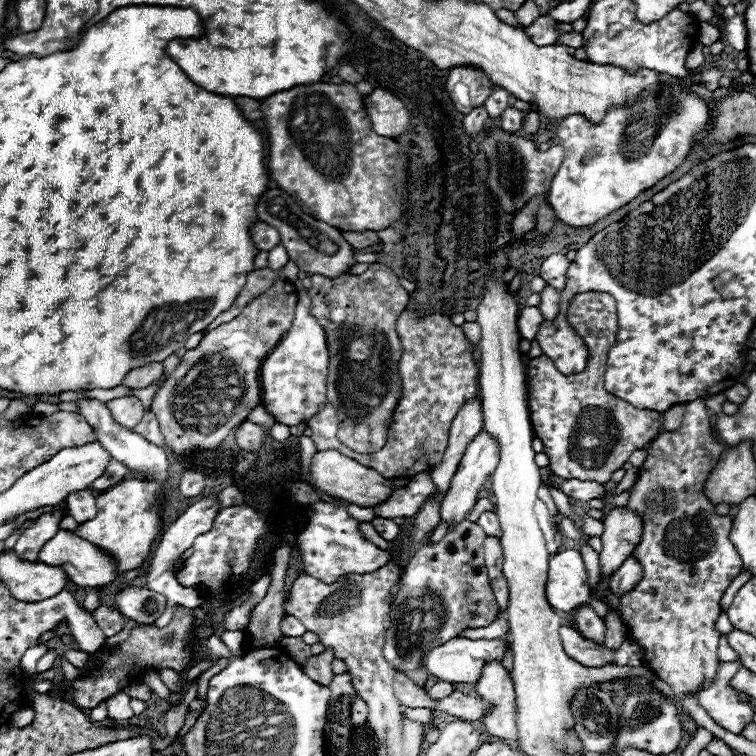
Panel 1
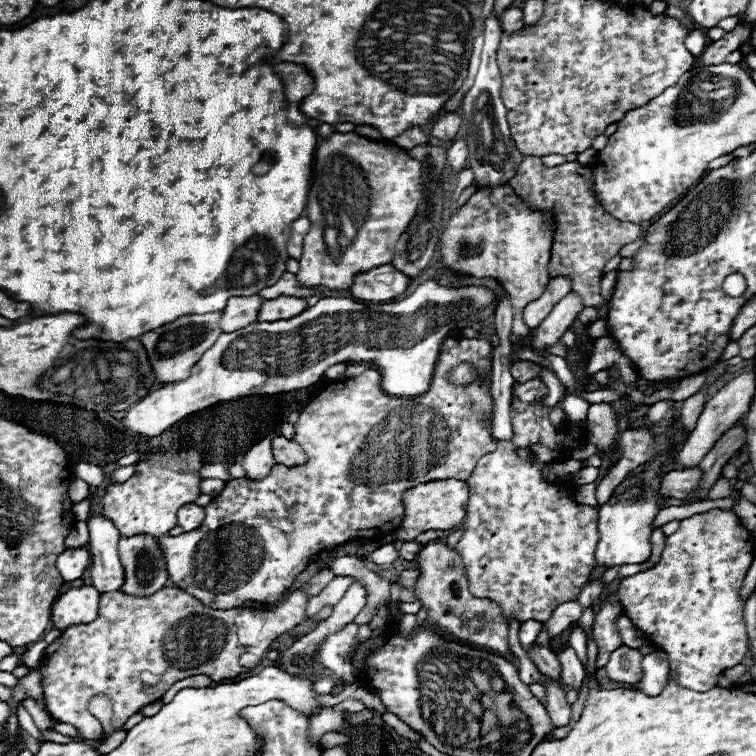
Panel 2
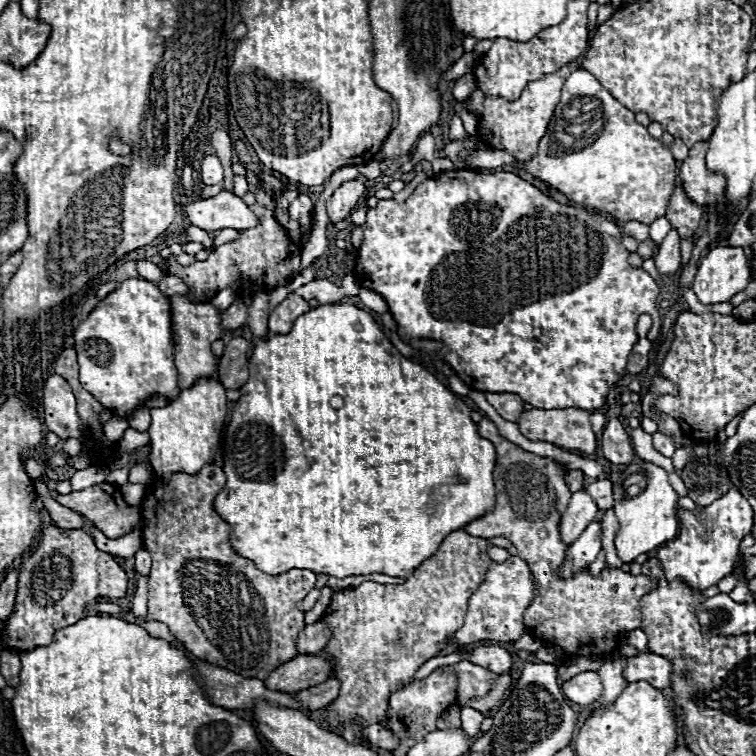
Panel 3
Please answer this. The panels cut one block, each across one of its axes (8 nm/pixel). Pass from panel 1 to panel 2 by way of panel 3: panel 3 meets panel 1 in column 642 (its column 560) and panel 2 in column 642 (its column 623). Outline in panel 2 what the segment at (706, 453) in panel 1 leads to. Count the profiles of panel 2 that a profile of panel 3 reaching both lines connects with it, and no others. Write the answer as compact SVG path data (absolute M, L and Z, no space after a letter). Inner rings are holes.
M712 508L702 514L694 514L680 522L680 528L666 538L664 552L656 566L628 576L618 586L618 600L622 602L624 614L644 634L646 640L656 644L656 650L668 654L670 670L676 682L688 690L704 692L716 686L716 678L742 662L748 652L748 636L742 618L744 602L738 598L744 576L752 564L754 536L732 510Z

